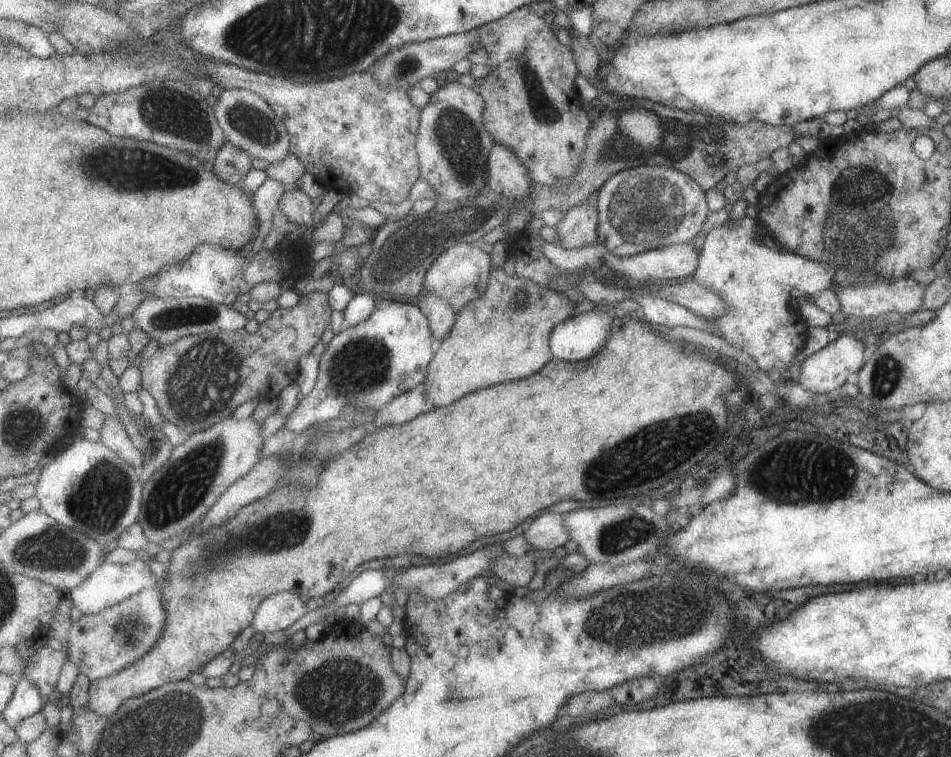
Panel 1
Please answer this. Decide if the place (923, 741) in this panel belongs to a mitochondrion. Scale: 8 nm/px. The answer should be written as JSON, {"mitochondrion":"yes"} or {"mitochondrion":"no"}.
{"mitochondrion":"yes"}

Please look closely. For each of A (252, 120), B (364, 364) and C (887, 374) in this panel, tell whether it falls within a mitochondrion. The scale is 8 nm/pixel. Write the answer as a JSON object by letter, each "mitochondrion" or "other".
{"A":"mitochondrion","B":"mitochondrion","C":"mitochondrion"}

